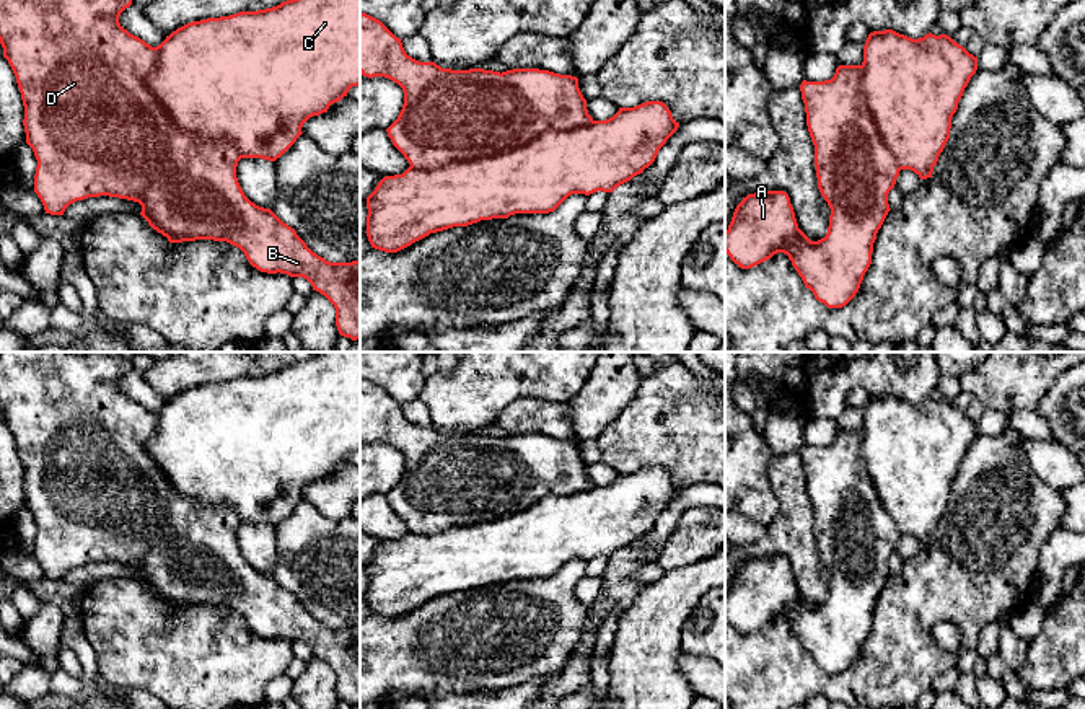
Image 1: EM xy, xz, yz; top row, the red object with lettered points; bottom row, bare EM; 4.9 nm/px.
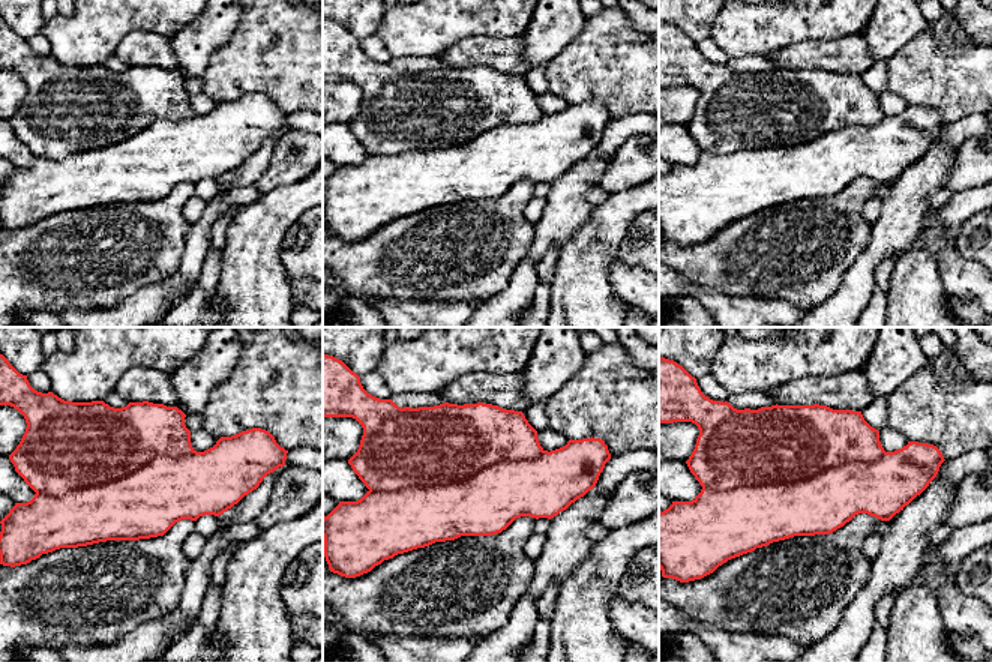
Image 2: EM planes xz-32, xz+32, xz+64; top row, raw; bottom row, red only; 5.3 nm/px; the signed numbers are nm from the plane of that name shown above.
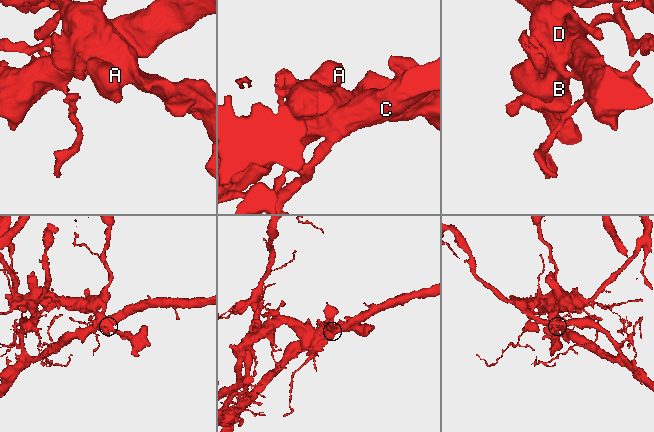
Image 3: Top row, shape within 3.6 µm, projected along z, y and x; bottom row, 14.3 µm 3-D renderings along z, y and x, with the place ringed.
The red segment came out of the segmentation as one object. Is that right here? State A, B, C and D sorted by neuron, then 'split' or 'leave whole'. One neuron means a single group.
A B C D | leave whole

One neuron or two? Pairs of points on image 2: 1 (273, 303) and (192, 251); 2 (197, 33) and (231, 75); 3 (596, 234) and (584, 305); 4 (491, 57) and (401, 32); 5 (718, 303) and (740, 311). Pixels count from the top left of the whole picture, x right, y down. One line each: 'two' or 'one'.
1: two
2: two
3: one
4: two
5: one

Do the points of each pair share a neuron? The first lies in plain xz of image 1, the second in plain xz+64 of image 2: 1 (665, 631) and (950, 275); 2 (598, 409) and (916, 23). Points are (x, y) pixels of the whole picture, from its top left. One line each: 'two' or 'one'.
1: two
2: one

